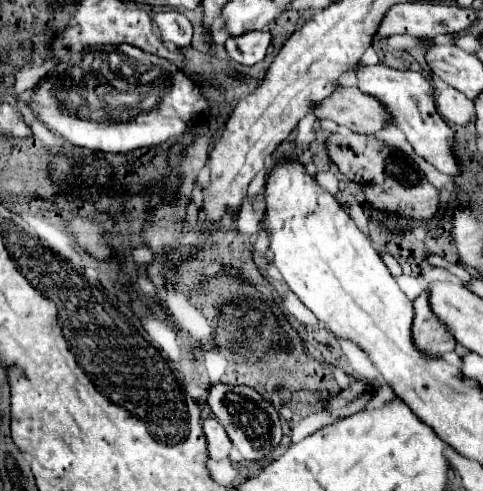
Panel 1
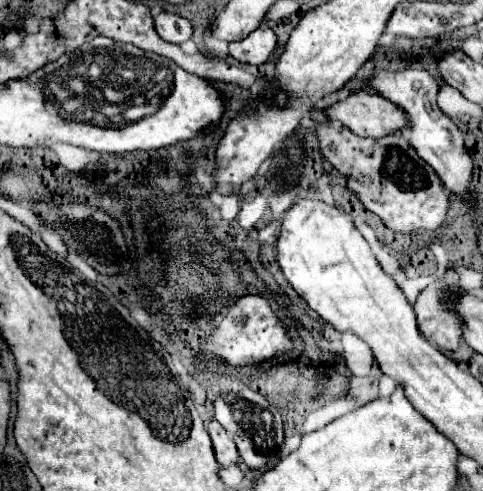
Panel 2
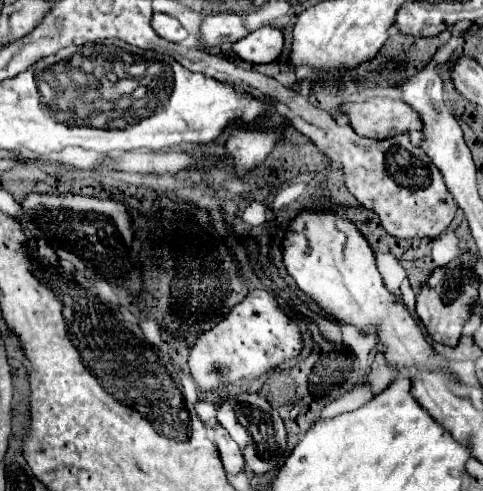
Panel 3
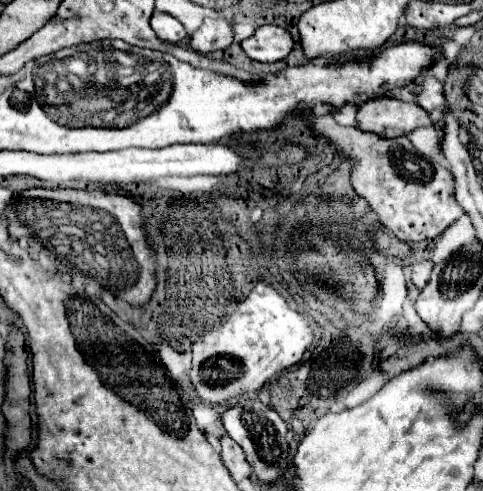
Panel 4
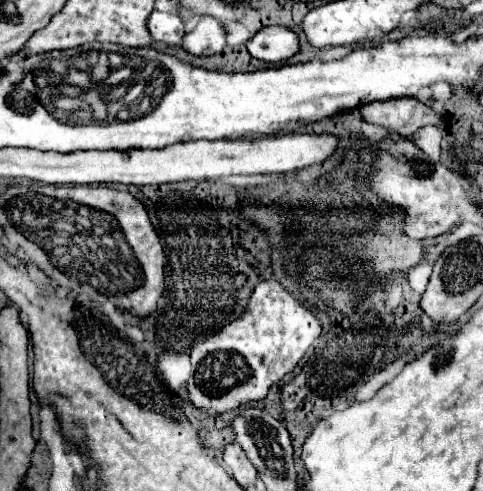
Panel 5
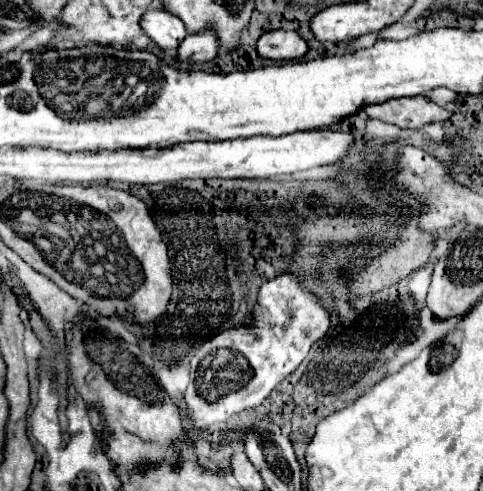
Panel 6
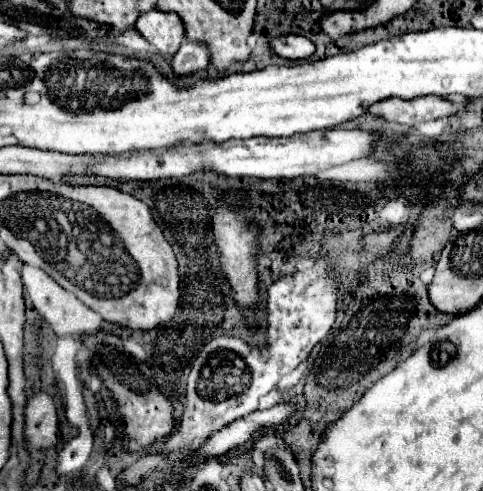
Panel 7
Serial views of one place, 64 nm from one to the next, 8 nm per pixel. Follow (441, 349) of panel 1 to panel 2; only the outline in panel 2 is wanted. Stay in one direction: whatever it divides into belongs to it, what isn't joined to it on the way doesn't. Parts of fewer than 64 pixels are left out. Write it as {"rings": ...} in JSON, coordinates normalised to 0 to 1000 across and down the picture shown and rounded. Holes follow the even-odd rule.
{"rings":[[[932,554],[923,570],[890,578],[870,595],[857,619],[865,648],[865,672],[890,701],[915,713],[944,713],[952,701],[952,652],[915,619],[919,595],[952,591],[944,578],[944,558]]]}

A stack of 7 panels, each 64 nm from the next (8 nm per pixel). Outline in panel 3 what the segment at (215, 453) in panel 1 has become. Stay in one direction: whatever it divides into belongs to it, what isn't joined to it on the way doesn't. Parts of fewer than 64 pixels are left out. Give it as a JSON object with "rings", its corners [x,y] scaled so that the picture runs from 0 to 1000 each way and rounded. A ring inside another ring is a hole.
{"rings":[[[460,868],[443,872],[443,900],[447,900],[447,912],[455,921],[455,937],[460,937],[468,961],[489,965],[489,961],[509,953],[509,941],[505,941],[497,908],[476,892],[476,884]]]}

